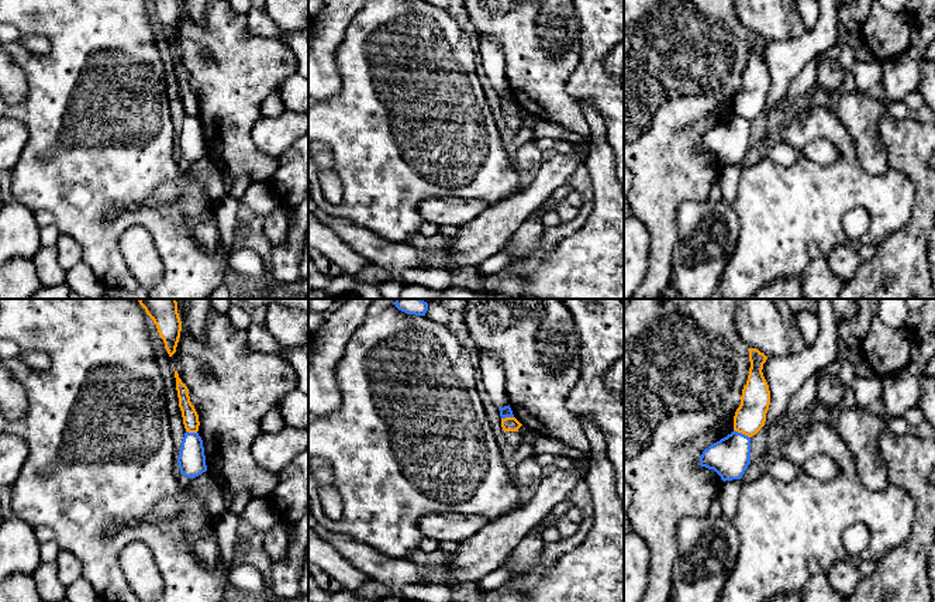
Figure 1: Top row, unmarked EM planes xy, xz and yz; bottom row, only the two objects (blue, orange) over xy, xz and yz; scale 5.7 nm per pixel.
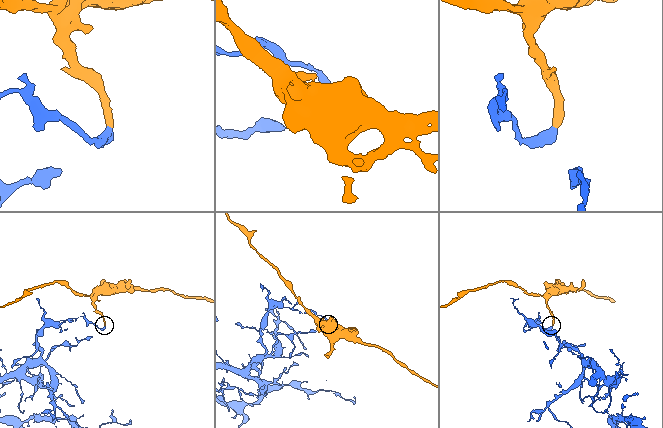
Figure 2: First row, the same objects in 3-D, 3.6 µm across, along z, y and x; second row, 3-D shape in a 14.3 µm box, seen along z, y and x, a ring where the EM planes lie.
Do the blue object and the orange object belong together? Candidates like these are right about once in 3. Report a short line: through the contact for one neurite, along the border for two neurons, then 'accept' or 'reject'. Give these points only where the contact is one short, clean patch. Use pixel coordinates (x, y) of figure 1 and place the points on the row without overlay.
line yz (734, 113), (749, 121); reject

